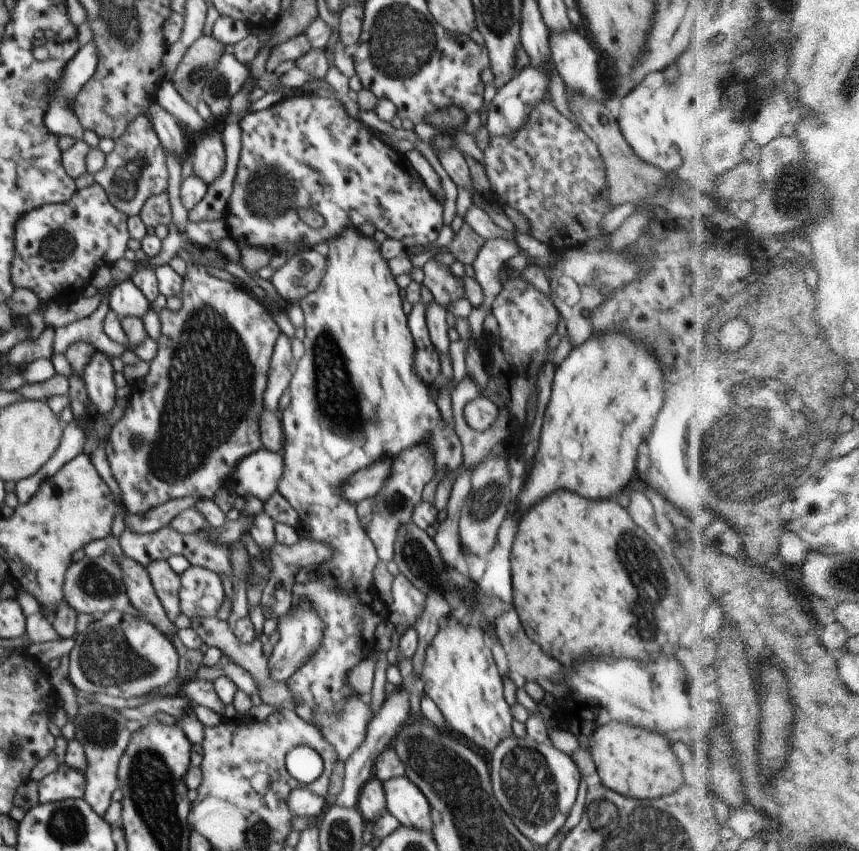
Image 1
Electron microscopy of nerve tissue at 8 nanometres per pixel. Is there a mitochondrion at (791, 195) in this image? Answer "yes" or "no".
yes

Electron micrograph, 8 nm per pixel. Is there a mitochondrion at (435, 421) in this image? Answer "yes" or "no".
no

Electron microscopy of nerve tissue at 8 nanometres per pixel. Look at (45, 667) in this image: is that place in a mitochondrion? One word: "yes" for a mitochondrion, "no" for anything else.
no

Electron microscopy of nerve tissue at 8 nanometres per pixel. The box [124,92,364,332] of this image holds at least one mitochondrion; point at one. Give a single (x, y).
(269, 196)

